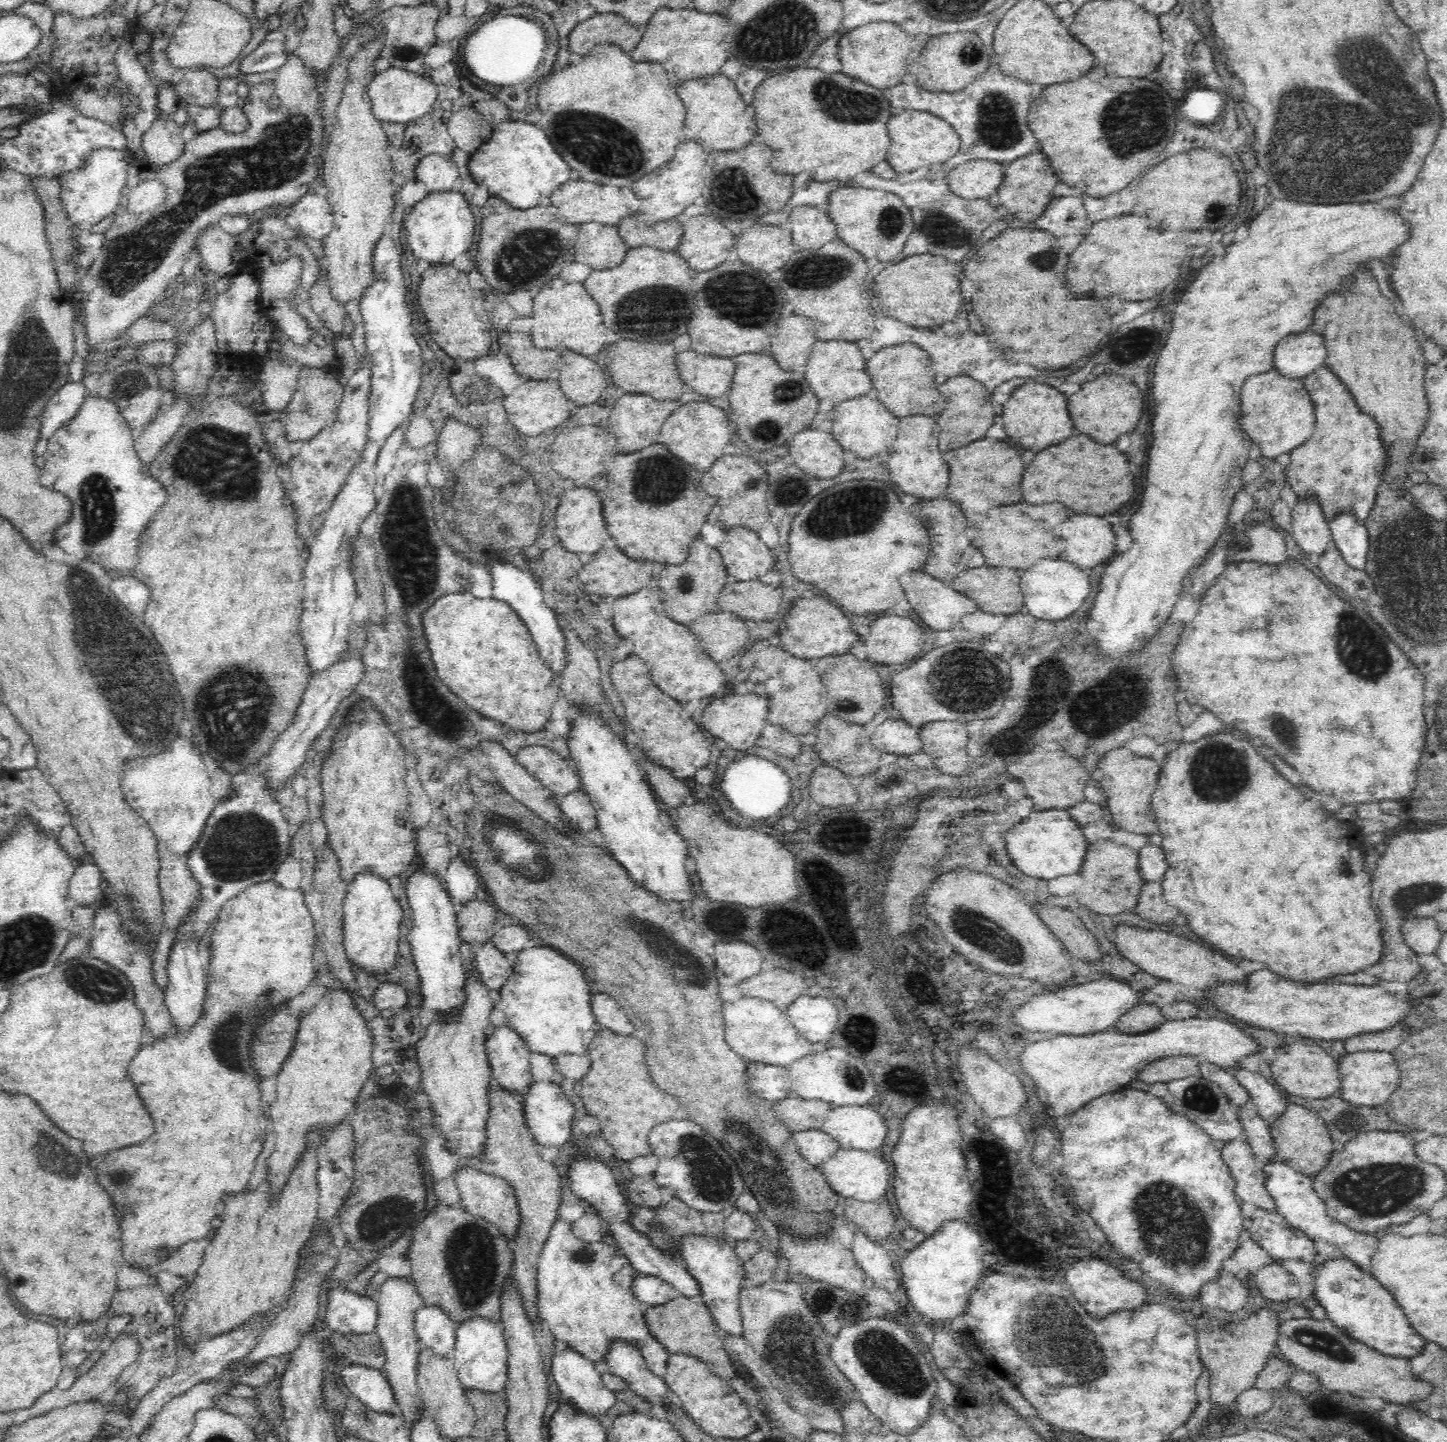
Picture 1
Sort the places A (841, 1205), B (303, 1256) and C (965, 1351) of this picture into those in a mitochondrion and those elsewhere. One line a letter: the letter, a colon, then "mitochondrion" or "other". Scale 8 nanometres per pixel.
A: other
B: other
C: other

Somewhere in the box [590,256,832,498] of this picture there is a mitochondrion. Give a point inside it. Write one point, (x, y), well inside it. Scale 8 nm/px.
(739, 297)

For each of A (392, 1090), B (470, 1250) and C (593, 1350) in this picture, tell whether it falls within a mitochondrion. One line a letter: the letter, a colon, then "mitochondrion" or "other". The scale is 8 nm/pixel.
A: other
B: mitochondrion
C: other

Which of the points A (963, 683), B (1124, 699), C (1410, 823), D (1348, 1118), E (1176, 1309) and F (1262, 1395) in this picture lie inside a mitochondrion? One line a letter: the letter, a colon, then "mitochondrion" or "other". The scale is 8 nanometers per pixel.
A: mitochondrion
B: mitochondrion
C: other
D: other
E: other
F: other

